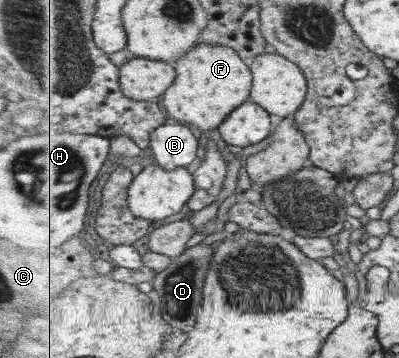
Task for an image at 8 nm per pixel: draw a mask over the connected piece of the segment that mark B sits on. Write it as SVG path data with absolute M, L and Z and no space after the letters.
M169 121L151 134L150 150L153 160L165 170L179 166L193 168L197 160L200 140L190 125Z

